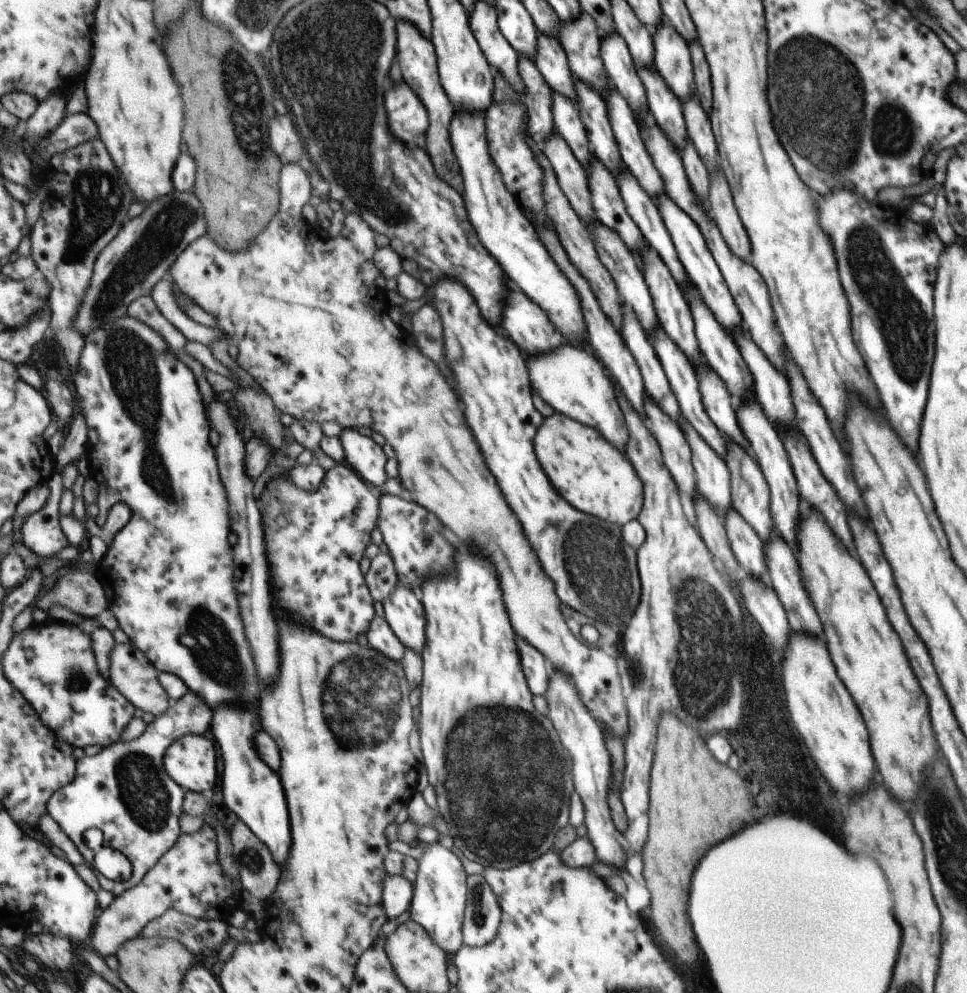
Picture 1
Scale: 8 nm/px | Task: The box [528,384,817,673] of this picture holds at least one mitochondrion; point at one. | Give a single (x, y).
(596, 562)

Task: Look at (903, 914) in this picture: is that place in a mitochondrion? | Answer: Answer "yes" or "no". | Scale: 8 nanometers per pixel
no

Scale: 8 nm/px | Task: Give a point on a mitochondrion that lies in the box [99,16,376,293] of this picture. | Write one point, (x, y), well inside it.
(243, 93)

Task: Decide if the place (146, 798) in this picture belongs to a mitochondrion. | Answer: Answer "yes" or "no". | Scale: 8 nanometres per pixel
yes

